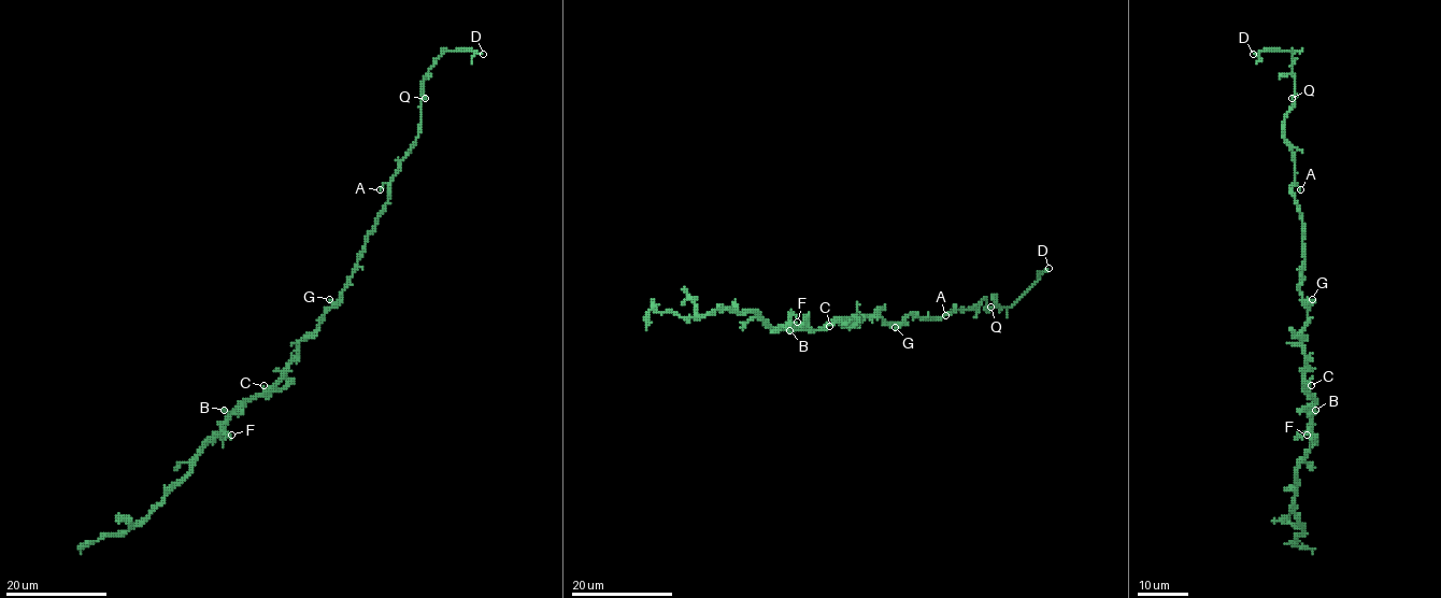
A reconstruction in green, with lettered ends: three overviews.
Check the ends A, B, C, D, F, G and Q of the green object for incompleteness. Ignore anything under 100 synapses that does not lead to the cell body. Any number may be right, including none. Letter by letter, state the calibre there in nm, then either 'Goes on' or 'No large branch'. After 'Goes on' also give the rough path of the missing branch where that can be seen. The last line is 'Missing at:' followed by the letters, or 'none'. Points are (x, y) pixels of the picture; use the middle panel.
A: Thickness 130 nm. No large branch
B: Thickness 180 nm. No large branch
C: Thickness 120 nm. No large branch
D: Thickness 180 nm. Goes on. Course of what is missing: (1049, 268), (1064, 254), (1076, 252), (1094, 267), (1090, 275)
F: Thickness 120 nm. No large branch
G: Thickness 140 nm. No large branch
Q: Thickness 80 nm. No large branch
Missing at: D

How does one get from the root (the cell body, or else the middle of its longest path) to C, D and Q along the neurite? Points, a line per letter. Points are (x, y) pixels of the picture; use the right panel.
C: (1308, 317), (1301, 331), (1301, 346), (1306, 362), (1304, 388), (1307, 390), (1311, 385)
D: (1308, 317), (1299, 289), (1304, 224), (1293, 193), (1294, 153), (1284, 137), (1295, 100), (1293, 54), (1253, 54)
Q: (1308, 317), (1299, 289), (1304, 224), (1293, 193), (1294, 153), (1284, 137), (1284, 118), (1295, 100), (1292, 98)

